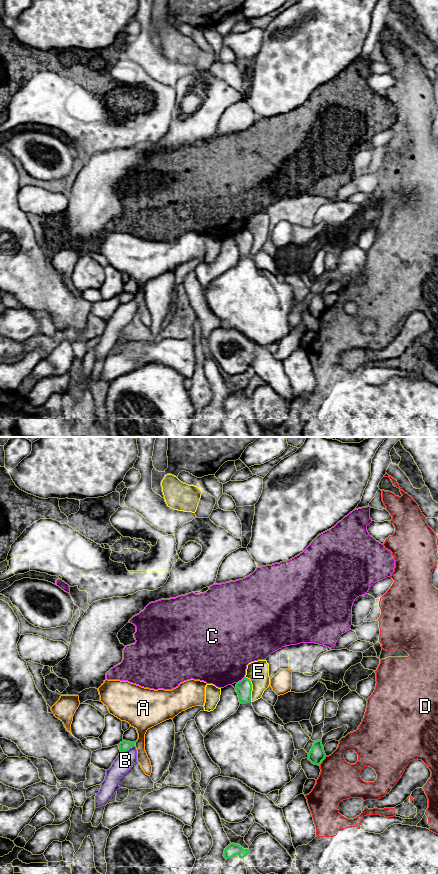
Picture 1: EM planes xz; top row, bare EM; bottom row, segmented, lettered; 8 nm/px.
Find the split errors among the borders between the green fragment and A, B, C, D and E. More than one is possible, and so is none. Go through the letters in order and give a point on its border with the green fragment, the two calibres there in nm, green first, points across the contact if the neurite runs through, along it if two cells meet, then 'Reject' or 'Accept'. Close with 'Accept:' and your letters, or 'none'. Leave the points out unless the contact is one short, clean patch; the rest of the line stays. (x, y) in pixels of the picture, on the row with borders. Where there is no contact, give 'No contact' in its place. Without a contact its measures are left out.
A: Touches green at xz (134, 744). Thickness 80 nm (green) against 260 nm. Reject
B: Touches green at xz (127, 749). Thickness 80 nm (green) against 150 nm. Reject
C: Touches green at xz (241, 680). Thickness 130 nm (green) against 460 nm. Reject
D: Touches green at xz (322, 760). Thickness 130 nm (green) against 320 nm. Reject
E: Touches green at xz (251, 689). Thickness 130 nm (green) against 180 nm. Boundary: xz (245, 676), (251, 684), (251, 701). Reject
Accept: none

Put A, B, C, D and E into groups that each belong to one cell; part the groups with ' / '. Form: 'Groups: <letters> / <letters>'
Groups: A / B / C / D / E

